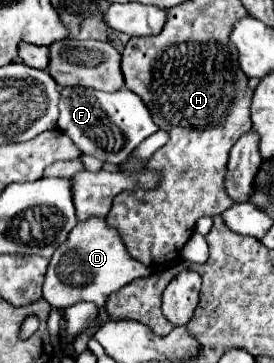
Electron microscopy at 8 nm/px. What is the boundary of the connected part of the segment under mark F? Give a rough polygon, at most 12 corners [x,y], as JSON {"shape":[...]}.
{"shape":[[64,87],[58,127],[120,165],[158,131],[144,101]]}

